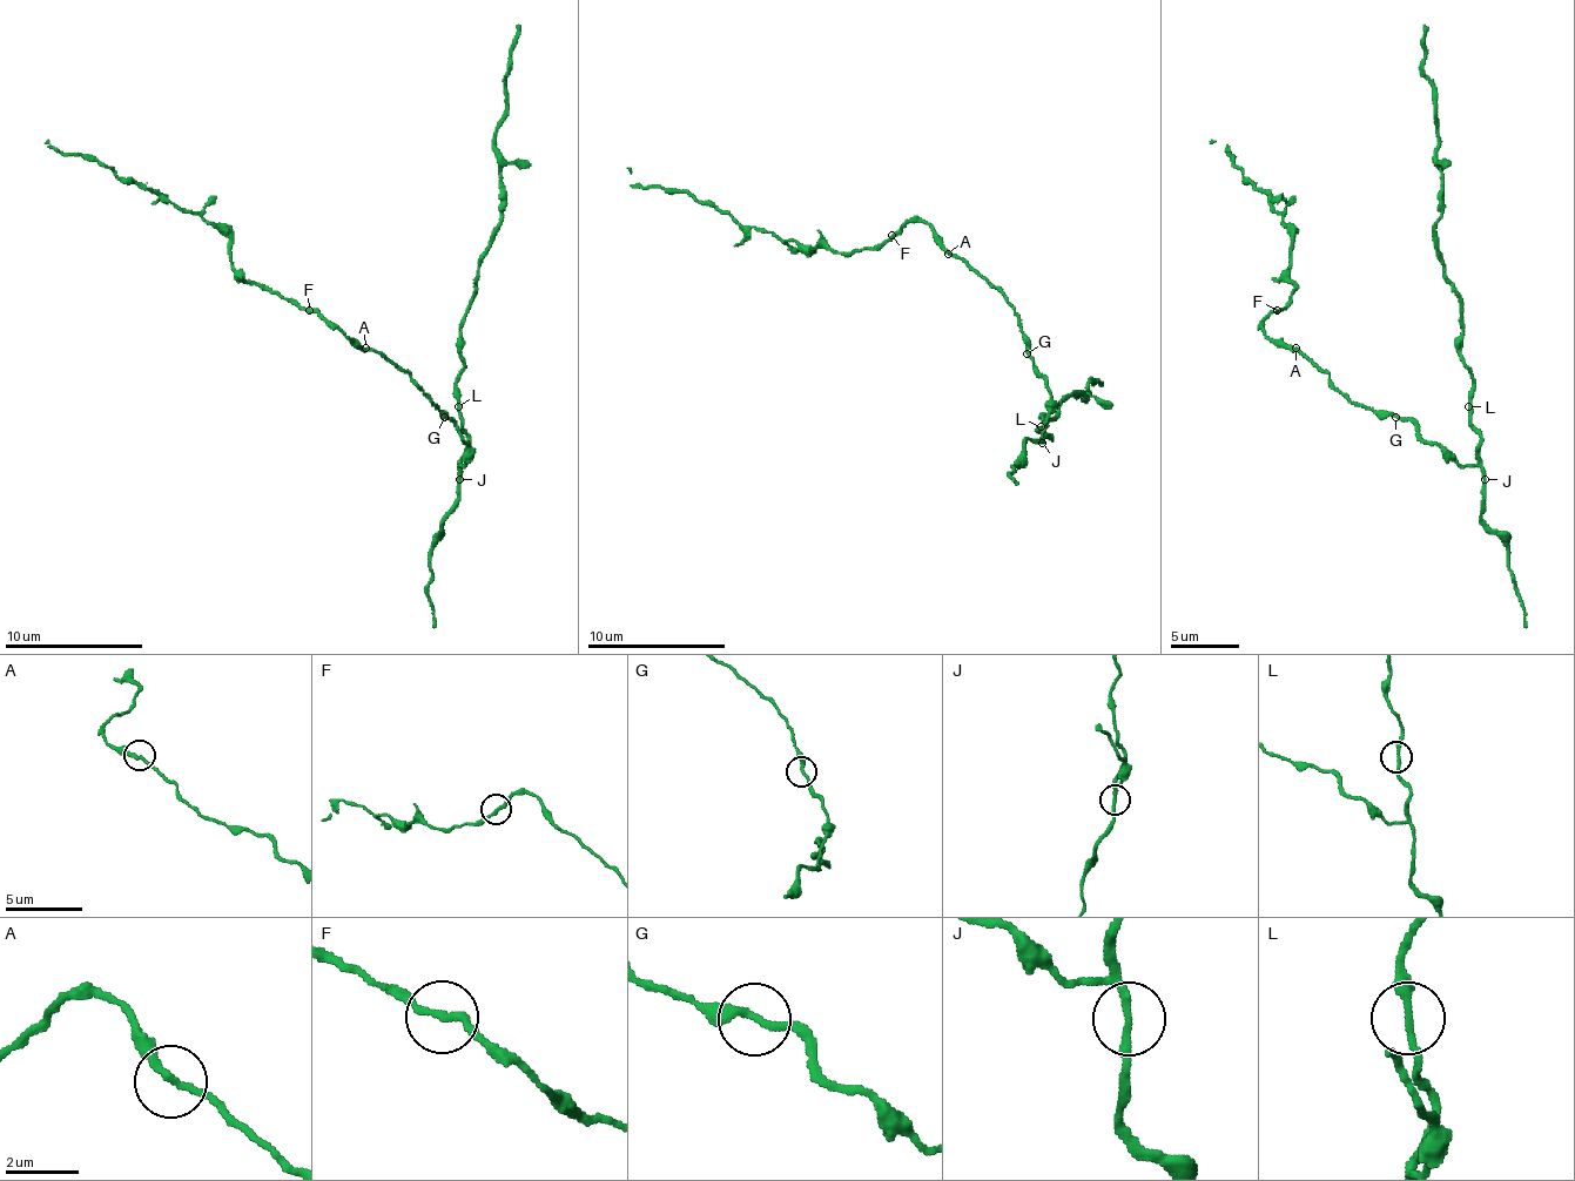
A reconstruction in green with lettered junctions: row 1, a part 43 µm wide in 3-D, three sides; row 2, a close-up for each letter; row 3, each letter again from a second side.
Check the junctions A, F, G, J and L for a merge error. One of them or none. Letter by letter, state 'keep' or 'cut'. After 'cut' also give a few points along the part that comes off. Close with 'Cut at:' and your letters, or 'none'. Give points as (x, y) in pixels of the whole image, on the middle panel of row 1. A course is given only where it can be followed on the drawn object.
A: keep
F: keep
G: keep
J: keep
L: keep
Cut at: none

